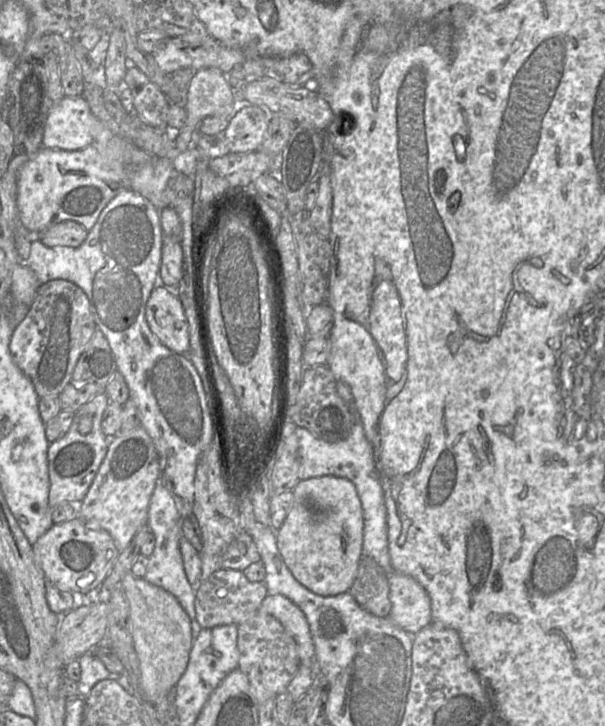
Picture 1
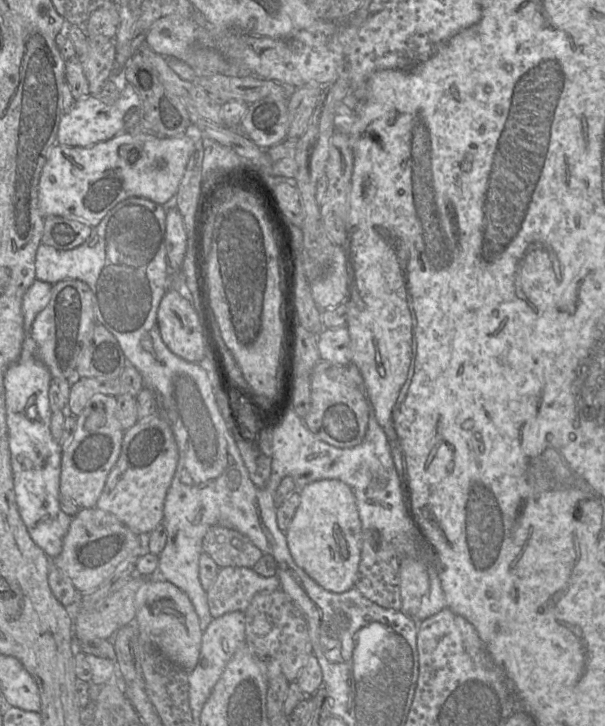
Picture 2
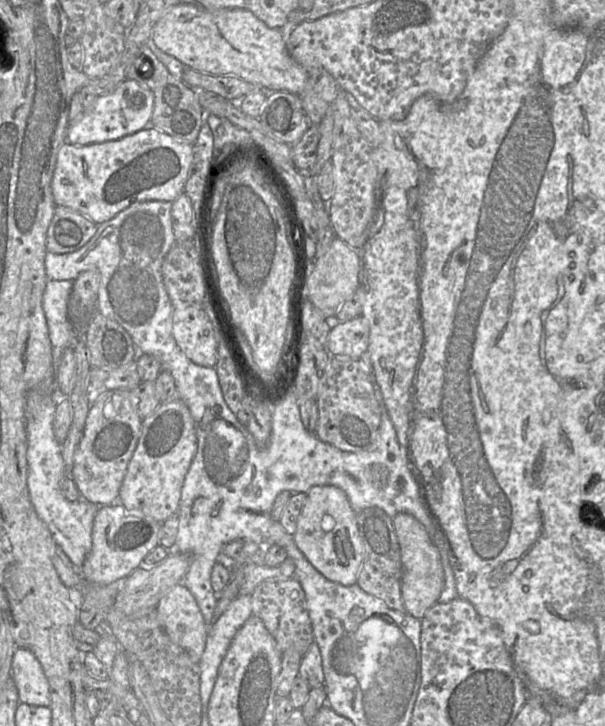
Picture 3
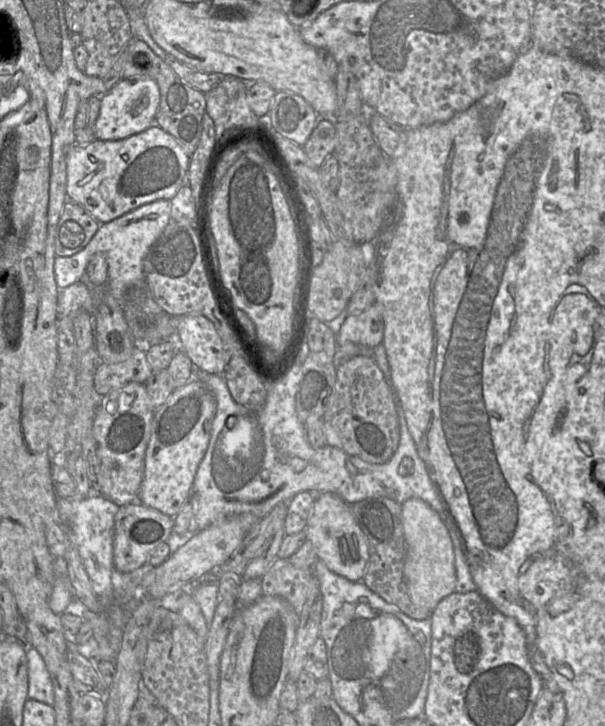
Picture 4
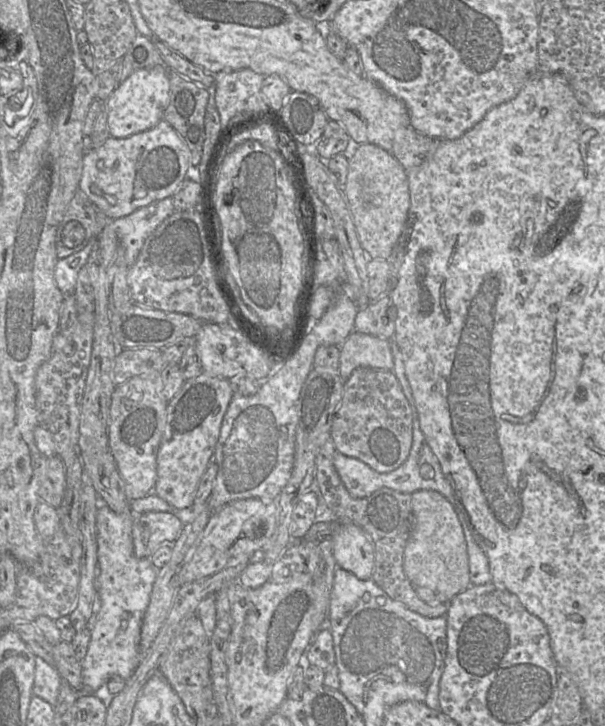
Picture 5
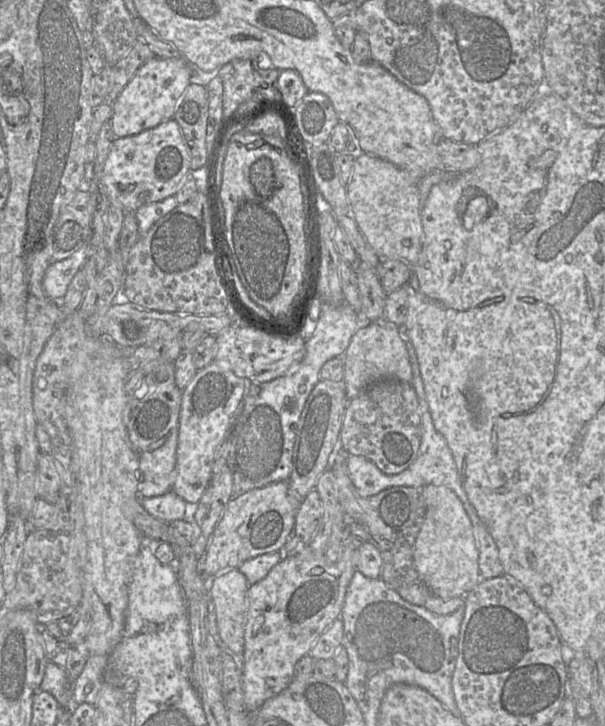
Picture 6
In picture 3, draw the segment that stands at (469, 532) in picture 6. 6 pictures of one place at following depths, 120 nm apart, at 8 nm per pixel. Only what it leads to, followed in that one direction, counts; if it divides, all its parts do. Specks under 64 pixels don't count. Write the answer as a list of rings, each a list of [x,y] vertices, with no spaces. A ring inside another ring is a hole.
[[[404,512],[396,514],[393,526],[401,553],[401,595],[405,611],[414,618],[422,619],[428,609],[437,603],[444,586],[440,555],[425,528],[413,515]]]

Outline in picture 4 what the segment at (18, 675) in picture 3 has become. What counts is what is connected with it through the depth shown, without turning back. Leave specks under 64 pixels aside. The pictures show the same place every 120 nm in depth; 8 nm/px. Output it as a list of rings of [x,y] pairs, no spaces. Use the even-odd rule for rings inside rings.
[[[27,649],[28,698],[53,706],[54,692],[43,658],[34,649]]]

